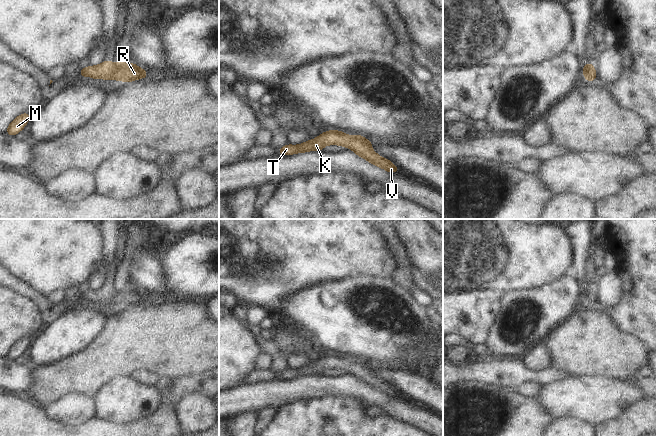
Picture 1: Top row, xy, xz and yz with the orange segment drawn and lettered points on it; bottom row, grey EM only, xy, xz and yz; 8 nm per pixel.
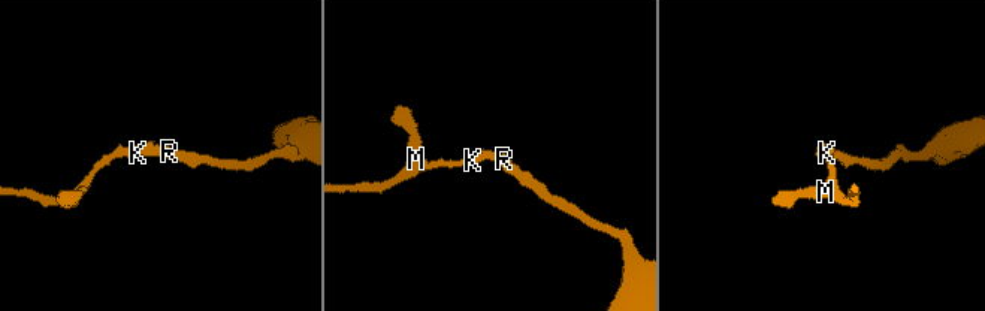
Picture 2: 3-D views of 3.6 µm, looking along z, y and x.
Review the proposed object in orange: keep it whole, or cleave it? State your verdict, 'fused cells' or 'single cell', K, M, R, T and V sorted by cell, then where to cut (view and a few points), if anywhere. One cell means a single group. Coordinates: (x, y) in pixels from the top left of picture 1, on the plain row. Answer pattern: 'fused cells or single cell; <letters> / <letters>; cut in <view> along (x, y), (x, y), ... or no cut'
single cell; K M R T V; no cut

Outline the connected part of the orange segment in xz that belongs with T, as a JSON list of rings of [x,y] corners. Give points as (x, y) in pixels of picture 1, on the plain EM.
[[[338,354],[325,355],[313,364],[306,365],[300,369],[287,368],[277,373],[281,379],[293,379],[295,377],[304,377],[308,375],[322,375],[326,369],[340,369],[348,371],[359,381],[366,383],[389,397],[399,396],[400,394],[389,384],[382,382],[372,373],[372,366],[361,359],[350,360]]]

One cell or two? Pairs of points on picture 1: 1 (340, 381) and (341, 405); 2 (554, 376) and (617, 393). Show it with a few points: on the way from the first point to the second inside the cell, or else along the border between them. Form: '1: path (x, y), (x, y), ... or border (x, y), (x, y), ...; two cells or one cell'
1: border (318, 396), (347, 395), (358, 399), (363, 404); two cells
2: border (571, 376), (542, 386); two cells

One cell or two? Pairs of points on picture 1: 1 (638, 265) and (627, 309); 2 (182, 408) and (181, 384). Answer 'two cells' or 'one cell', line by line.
1: one cell
2: two cells

